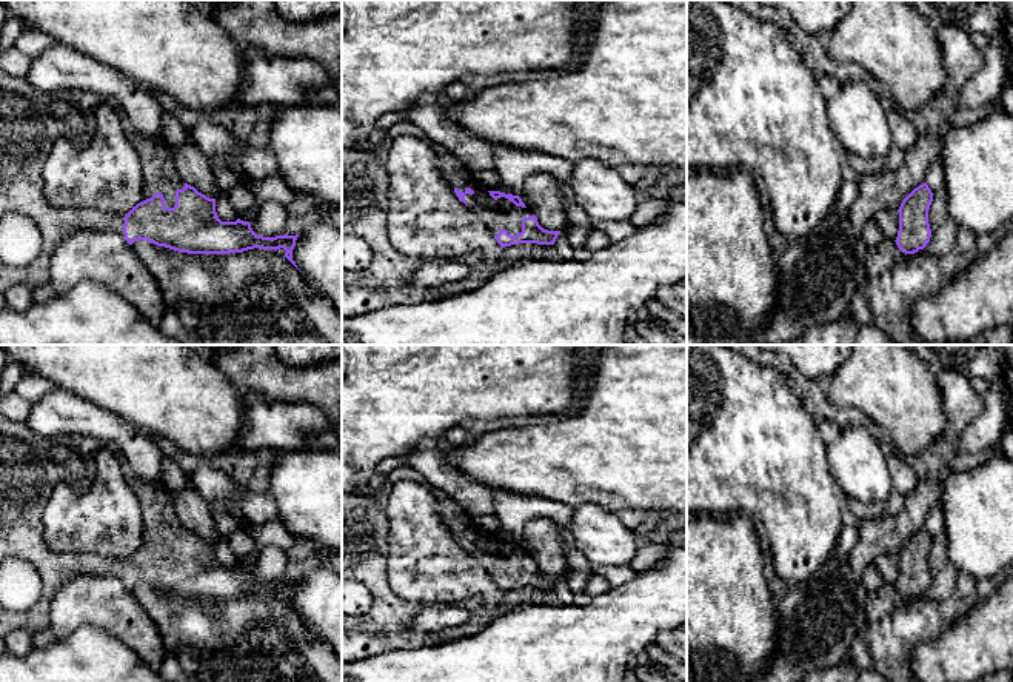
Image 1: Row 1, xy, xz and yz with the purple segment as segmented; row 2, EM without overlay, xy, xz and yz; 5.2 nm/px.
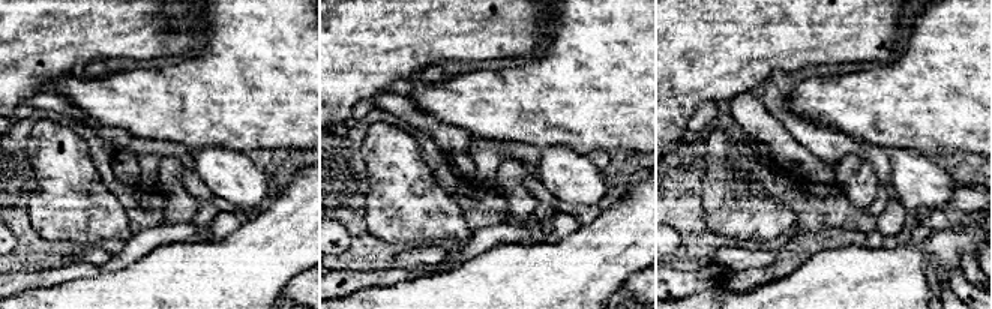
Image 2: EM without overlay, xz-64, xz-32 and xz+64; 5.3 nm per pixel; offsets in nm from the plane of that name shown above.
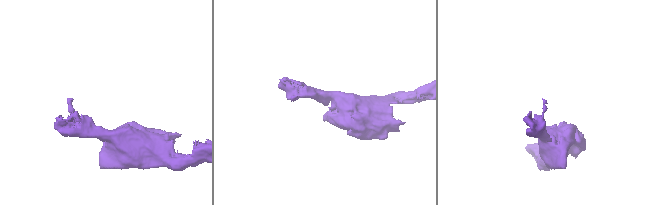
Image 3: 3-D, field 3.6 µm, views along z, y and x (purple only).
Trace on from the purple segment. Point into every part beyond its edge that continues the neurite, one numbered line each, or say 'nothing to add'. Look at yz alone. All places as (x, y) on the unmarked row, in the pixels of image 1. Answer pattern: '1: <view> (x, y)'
nothing to add

